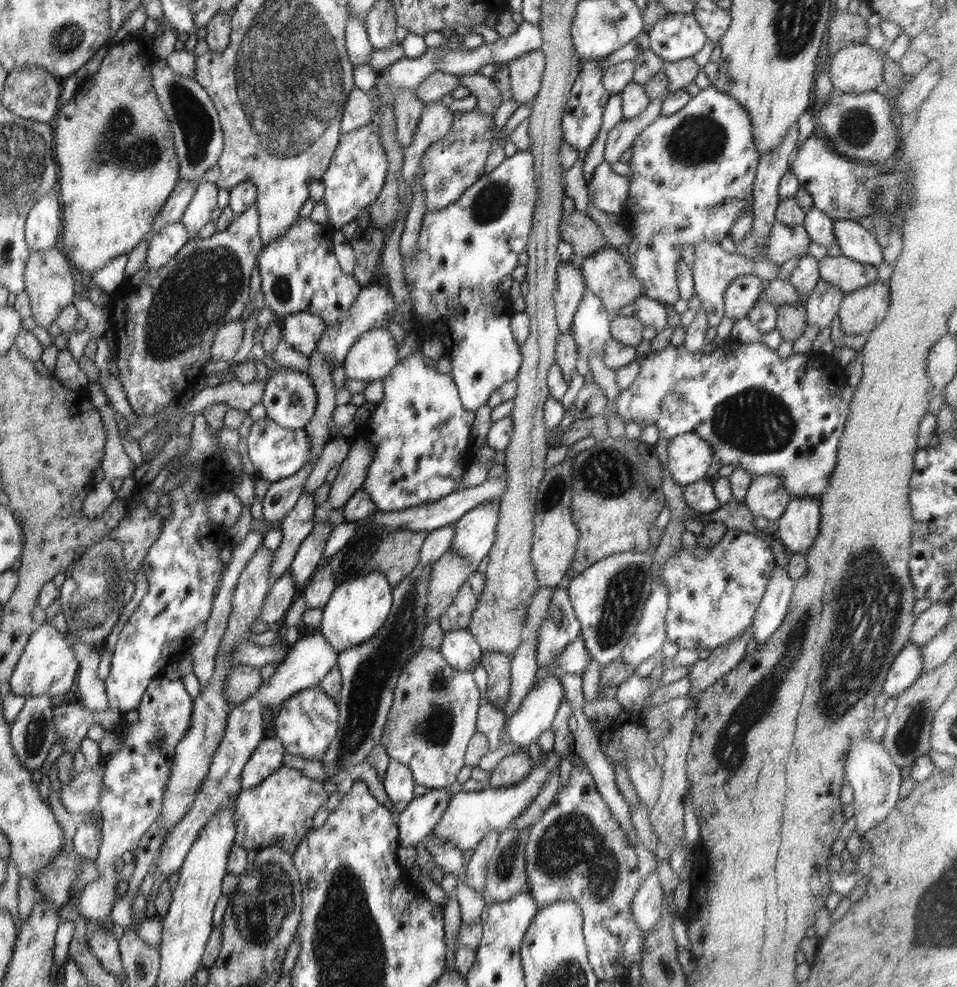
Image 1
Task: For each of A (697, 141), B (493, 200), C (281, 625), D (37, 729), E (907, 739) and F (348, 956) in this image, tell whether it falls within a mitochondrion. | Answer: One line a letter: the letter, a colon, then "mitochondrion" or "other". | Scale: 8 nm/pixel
A: mitochondrion
B: mitochondrion
C: other
D: mitochondrion
E: mitochondrion
F: mitochondrion

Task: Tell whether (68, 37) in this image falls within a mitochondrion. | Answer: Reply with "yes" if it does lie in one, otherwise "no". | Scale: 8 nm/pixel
yes

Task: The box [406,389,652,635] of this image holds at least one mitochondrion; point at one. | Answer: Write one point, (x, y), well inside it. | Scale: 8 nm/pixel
(609, 473)

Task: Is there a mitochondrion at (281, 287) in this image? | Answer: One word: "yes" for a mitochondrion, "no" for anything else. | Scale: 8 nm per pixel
yes

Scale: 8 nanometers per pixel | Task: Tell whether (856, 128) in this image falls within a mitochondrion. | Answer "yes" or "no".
yes

